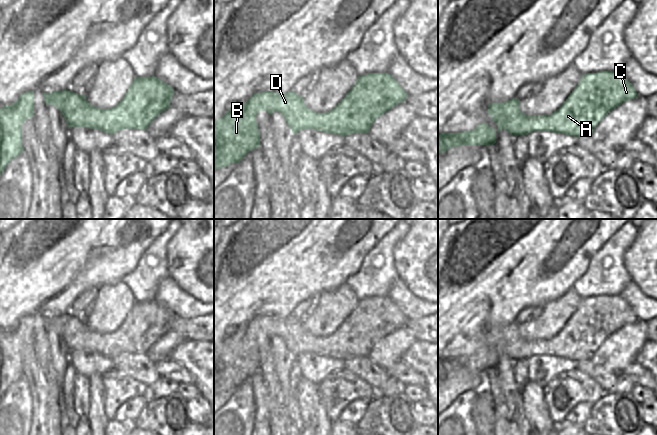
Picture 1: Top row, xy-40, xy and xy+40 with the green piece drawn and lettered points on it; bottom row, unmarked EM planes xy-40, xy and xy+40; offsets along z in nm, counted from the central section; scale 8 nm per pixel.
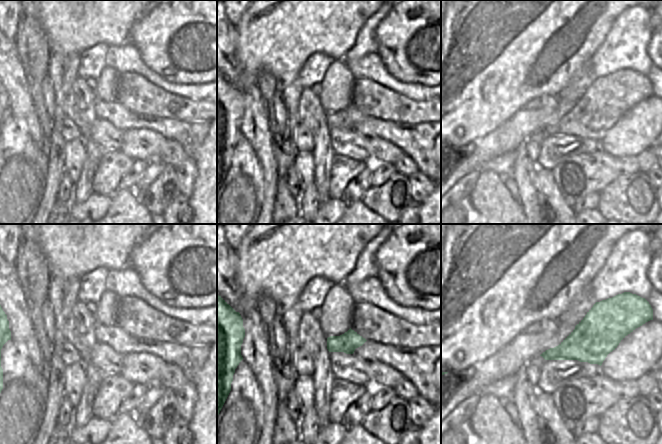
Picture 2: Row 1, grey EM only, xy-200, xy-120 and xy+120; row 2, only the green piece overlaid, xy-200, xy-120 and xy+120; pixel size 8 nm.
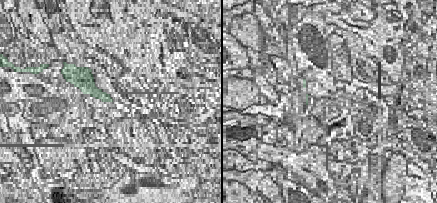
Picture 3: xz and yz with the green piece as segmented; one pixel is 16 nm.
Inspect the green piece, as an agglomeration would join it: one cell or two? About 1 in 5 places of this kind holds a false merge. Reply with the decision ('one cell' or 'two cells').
one cell

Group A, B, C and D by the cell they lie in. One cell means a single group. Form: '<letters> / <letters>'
A B C D

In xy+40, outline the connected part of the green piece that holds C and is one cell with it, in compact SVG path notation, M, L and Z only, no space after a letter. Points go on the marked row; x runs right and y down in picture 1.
M599 71L587 73L576 88L570 93L562 106L551 115L525 115L520 110L520 101L515 97L503 103L491 103L488 114L492 116L498 130L489 127L488 123L481 123L471 131L461 133L438 133L438 152L445 153L451 147L461 145L493 145L496 143L496 133L505 129L511 135L527 135L533 131L551 131L563 133L573 137L587 137L592 135L596 126L616 107L638 97L632 83L620 71Z

